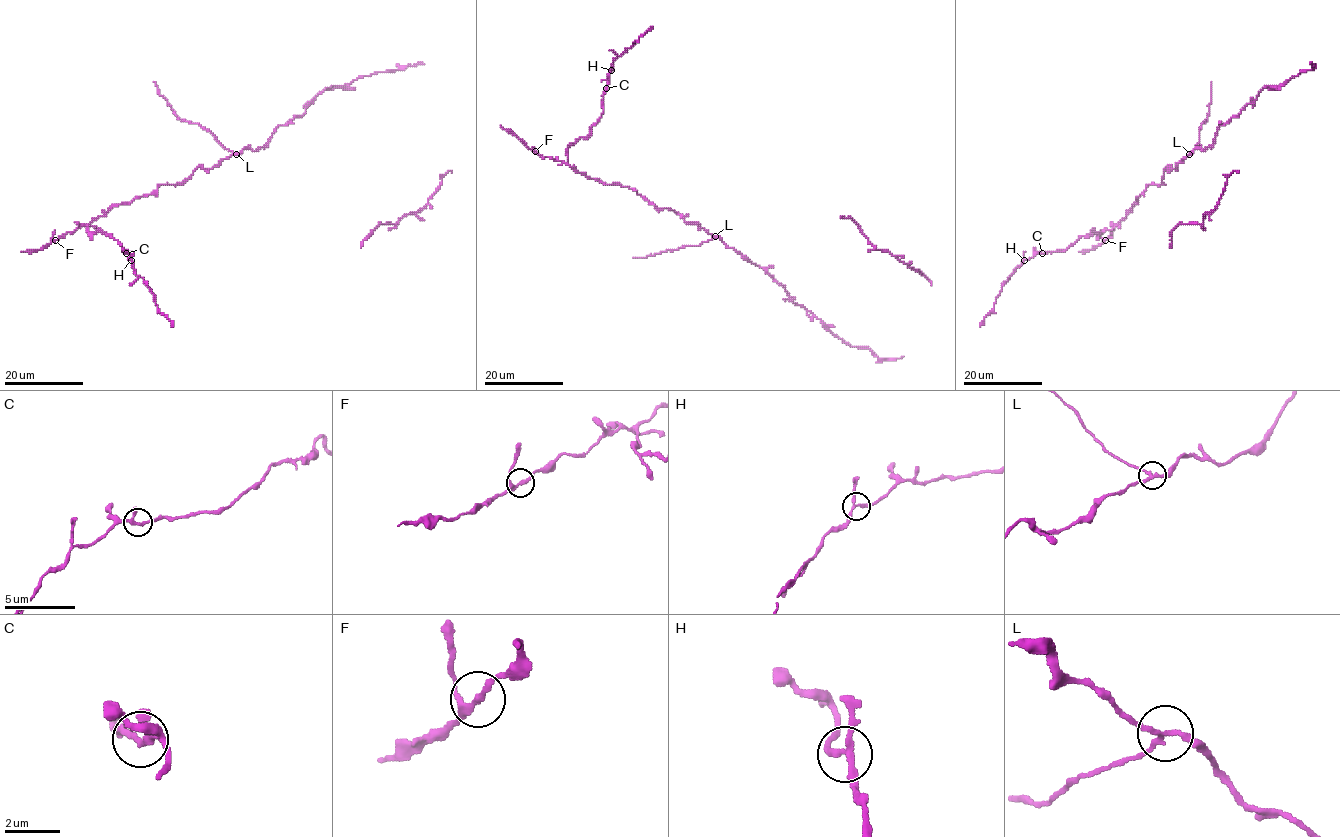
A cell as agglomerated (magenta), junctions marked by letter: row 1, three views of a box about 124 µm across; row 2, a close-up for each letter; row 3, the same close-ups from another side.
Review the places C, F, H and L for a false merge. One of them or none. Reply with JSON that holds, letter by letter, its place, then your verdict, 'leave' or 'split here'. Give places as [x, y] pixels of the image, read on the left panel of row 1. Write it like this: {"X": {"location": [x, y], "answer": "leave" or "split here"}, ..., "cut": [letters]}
{"C": {"location": [126, 253], "answer": "leave"}, "F": {"location": [55, 240], "answer": "leave"}, "H": {"location": [131, 260], "answer": "leave"}, "L": {"location": [236, 154], "answer": "split here"}, "cut": ["L"]}

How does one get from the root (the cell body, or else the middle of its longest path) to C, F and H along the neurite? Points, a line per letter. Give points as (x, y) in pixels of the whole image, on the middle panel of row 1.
C: (757, 265), (676, 212), (658, 210), (630, 188), (589, 179), (567, 163), (567, 149), (603, 113), (606, 88)
F: (757, 265), (676, 212), (658, 210), (634, 190), (589, 179), (569, 165), (535, 151)
H: (757, 265), (676, 212), (658, 210), (630, 188), (589, 179), (567, 163), (567, 149), (603, 113), (611, 70)

